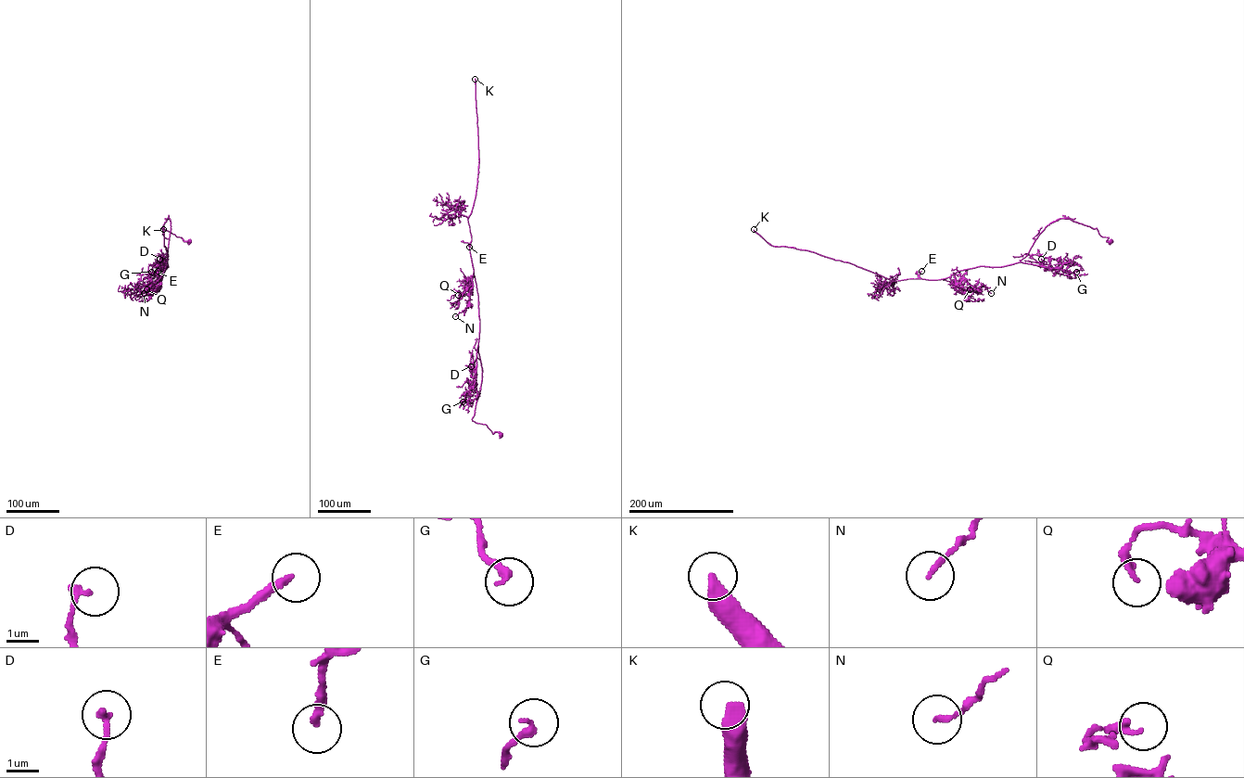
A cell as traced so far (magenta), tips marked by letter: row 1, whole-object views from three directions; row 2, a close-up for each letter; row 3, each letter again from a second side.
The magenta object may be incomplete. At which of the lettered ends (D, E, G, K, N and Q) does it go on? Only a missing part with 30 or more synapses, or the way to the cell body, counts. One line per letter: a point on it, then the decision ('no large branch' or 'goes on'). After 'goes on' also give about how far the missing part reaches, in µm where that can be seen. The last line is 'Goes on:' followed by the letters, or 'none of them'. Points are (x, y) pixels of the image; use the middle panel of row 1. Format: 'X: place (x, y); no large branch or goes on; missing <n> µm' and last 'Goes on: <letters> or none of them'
D: place (471, 366); no large branch
E: place (469, 247); goes on; missing 30 µm
G: place (463, 401); no large branch
K: place (475, 79); goes on; missing 500 µm
N: place (455, 316); no large branch
Q: place (458, 295); no large branch
Goes on: E, K

